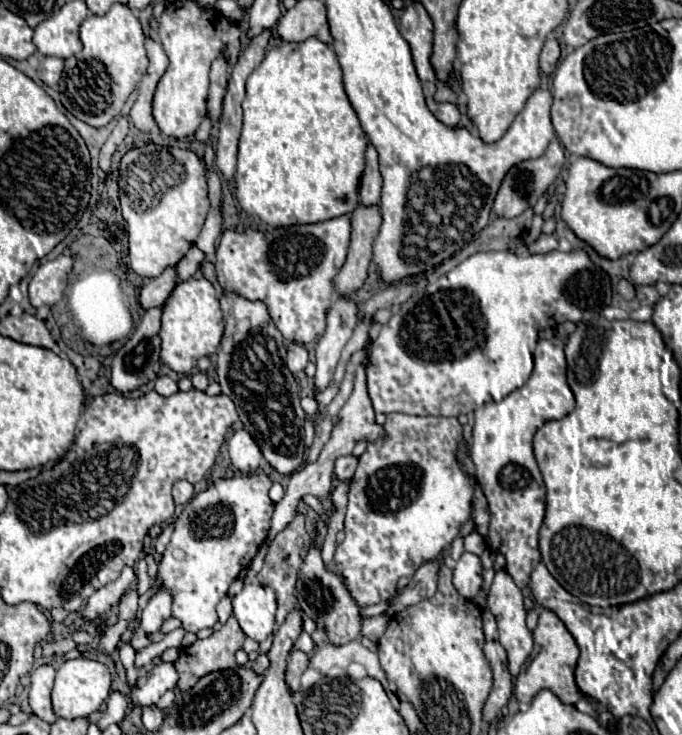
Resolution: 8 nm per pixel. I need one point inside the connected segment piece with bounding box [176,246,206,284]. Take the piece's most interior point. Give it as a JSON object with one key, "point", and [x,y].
{"point":[190,264]}

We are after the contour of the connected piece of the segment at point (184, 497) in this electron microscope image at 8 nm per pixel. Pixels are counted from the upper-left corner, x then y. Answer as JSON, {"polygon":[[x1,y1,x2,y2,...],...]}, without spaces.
{"polygon":[[180,480,180,482,176,482,174,488,172,488,172,496,174,496,174,502,176,502,176,504,186,504,186,502,194,496,194,488,192,488,190,482]]}

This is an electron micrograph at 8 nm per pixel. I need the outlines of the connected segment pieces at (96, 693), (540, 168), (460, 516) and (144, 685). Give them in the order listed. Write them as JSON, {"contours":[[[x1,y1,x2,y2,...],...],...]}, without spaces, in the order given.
{"contours":[[[90,658,66,660,56,672,56,682,52,688,52,708,58,718,82,718,96,712,110,694,110,672,104,664]],[[554,138,550,142,548,150,540,158,520,162,514,168,510,168,510,172,506,174,506,178,498,190,498,196,494,200,494,214,504,216,504,218,514,218,514,216,522,214,528,206,534,206,536,200,542,196,542,192,558,178,562,164,564,164,564,150,562,150,562,144,558,142,558,138]],[[394,412,394,414,388,414,386,416,384,428,386,428,386,438,380,438,374,444,370,444,366,448,366,452,358,458,358,468,356,468,356,474,354,474,352,484,350,484,348,510,346,510,346,520,344,520,346,538,344,538,342,544,336,546,336,552,334,552,336,572,340,572,344,576,346,586,348,586,352,598,358,602,358,606,378,604,382,600,392,598,394,596,394,590,396,590,396,582,402,576,412,576,422,562,428,562,428,560,436,558,446,546,450,546,450,542,460,534,460,528,466,524,466,520,470,518,470,512,472,512,474,488,472,488,468,476,460,470,460,466,456,462,456,446,458,446,460,438,462,438,462,424,456,418,444,418,444,416,408,416,408,414]],[[156,664,130,688,130,702,140,708,156,704,166,690,176,688,176,682,178,672,174,670,174,664]]]}

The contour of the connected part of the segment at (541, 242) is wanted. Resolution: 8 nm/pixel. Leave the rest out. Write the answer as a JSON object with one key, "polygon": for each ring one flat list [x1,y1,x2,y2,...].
{"polygon":[[540,232,540,236,528,246,528,250,530,250,532,254,538,254,538,252,552,252,552,250,556,250,556,248,558,248,556,236,554,236,554,234,544,234,544,232]]}

